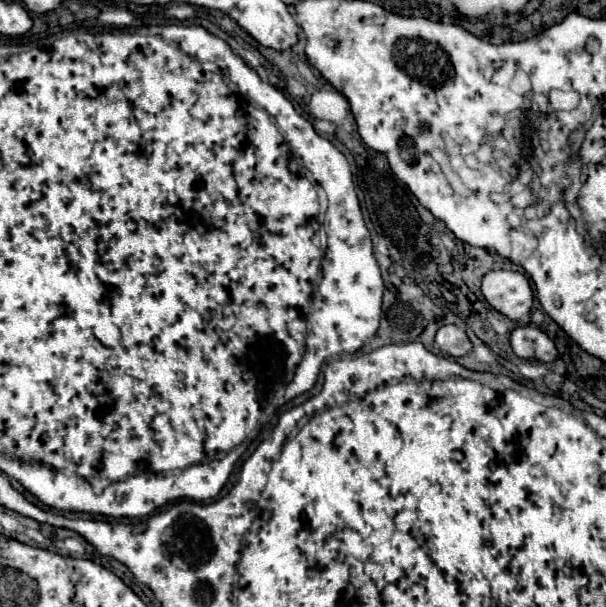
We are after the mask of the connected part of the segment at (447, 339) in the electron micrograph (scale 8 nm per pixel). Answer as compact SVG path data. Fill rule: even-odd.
M453 324L441 326L437 330L435 344L439 346L441 352L445 352L453 358L459 358L459 356L465 356L471 352L471 342L469 342L467 334L459 326L453 326Z

